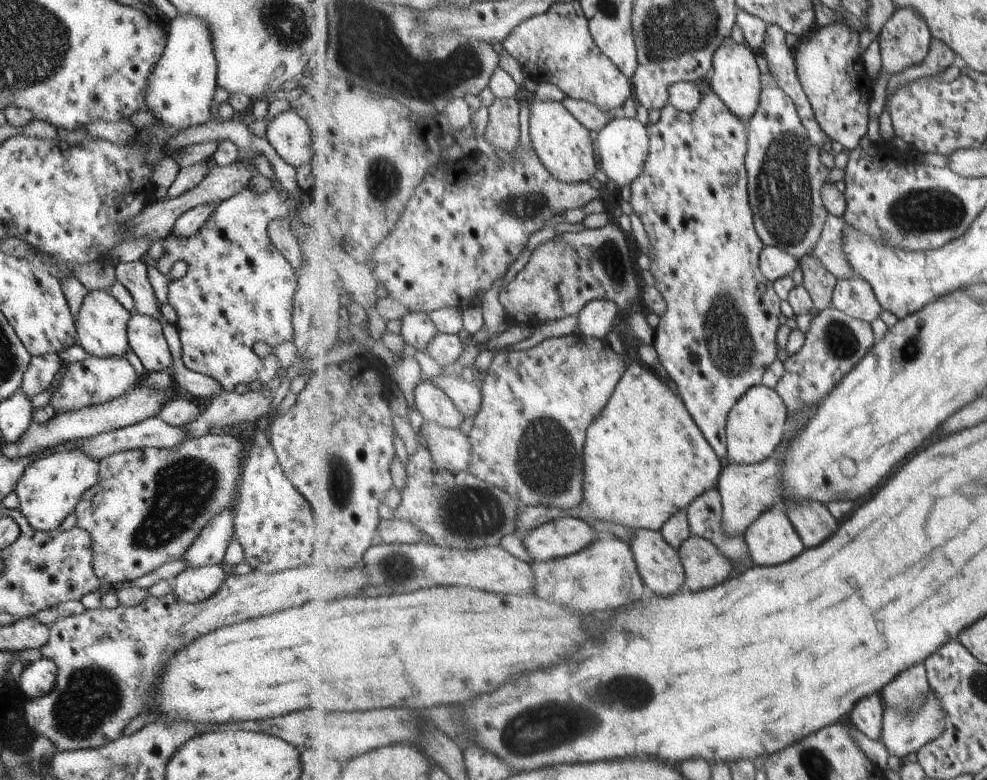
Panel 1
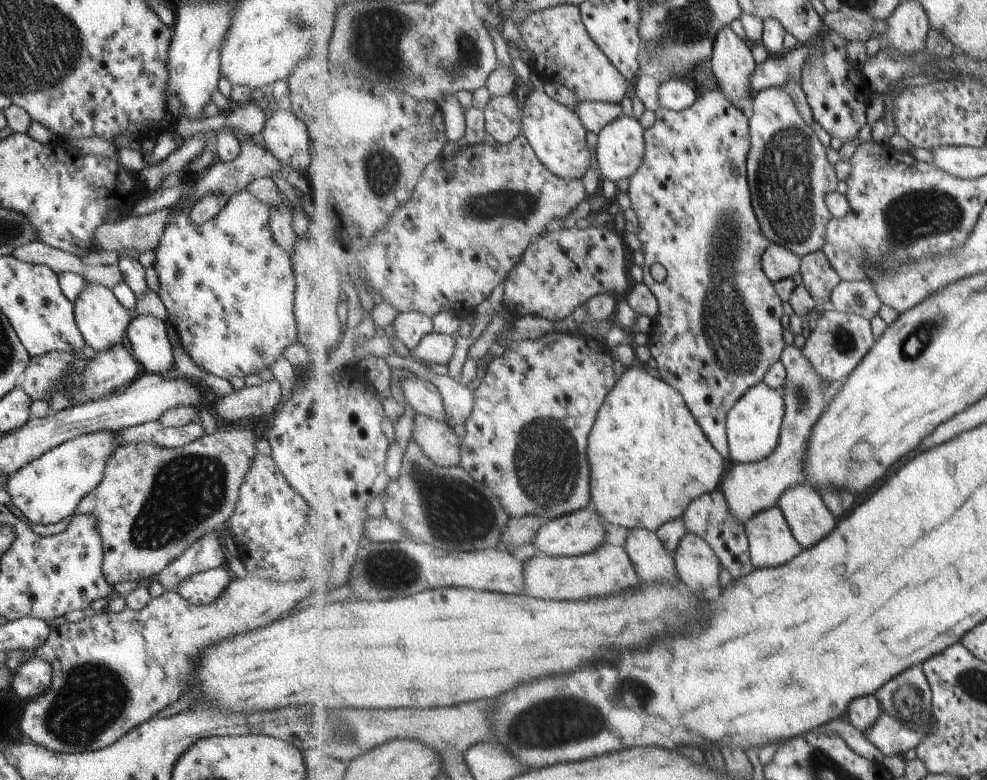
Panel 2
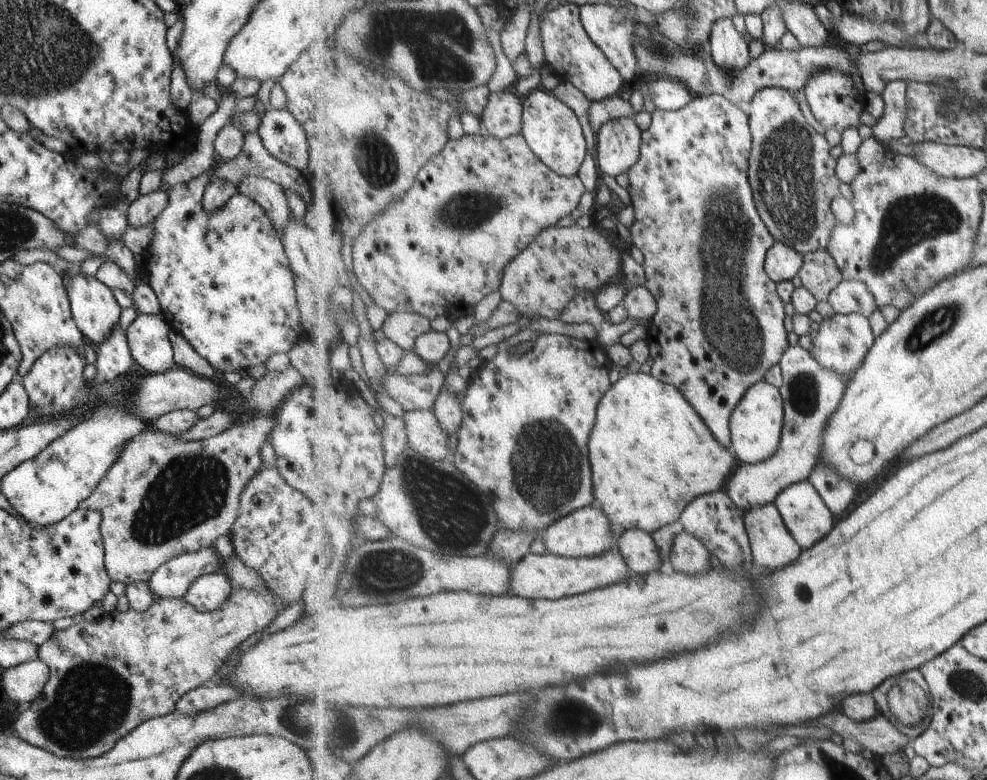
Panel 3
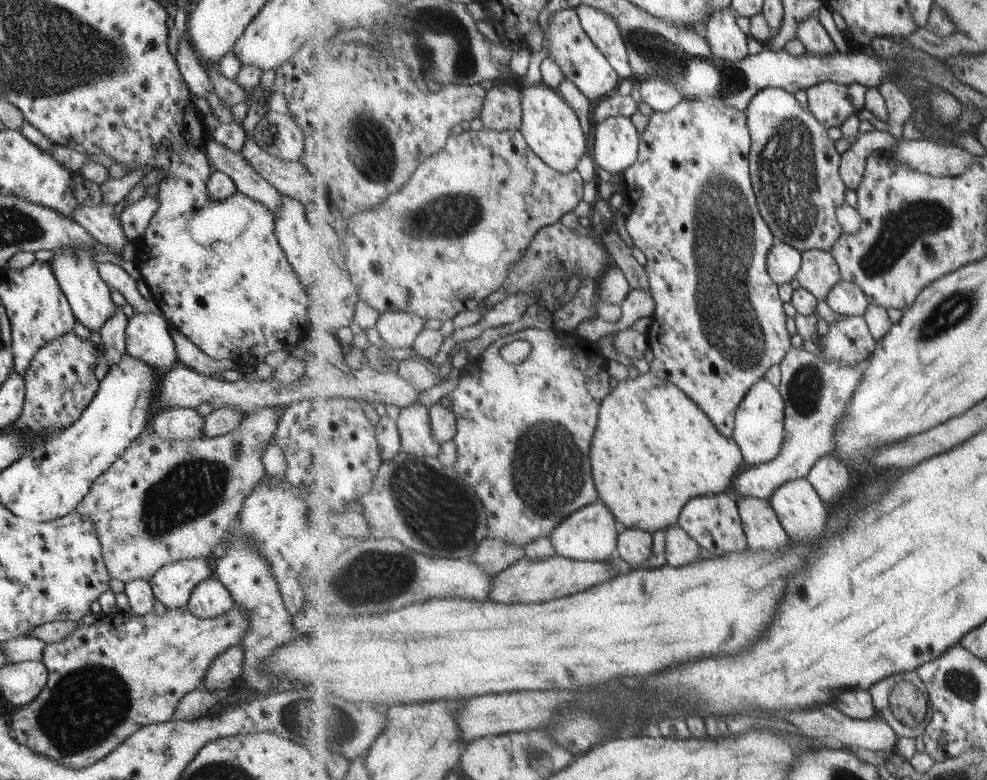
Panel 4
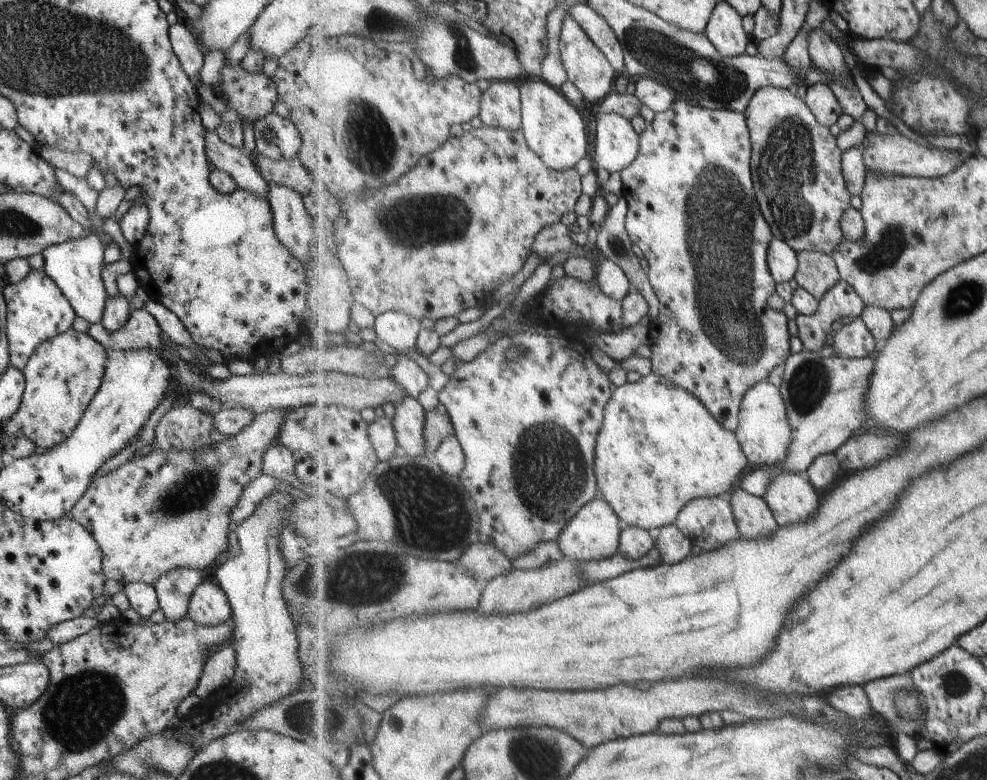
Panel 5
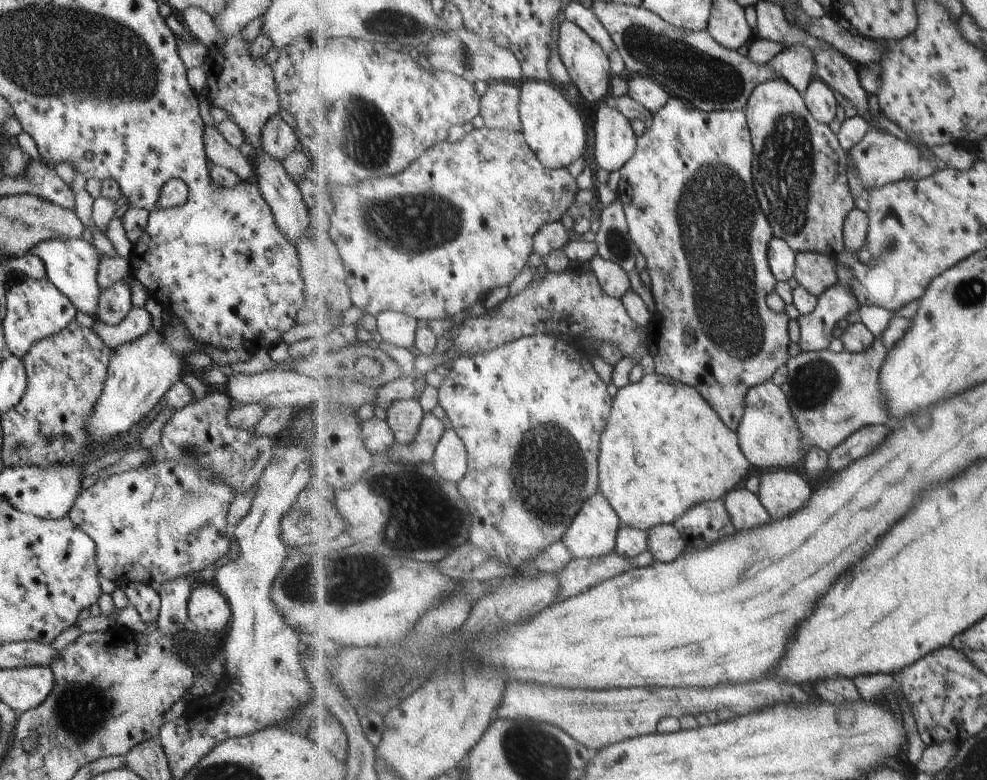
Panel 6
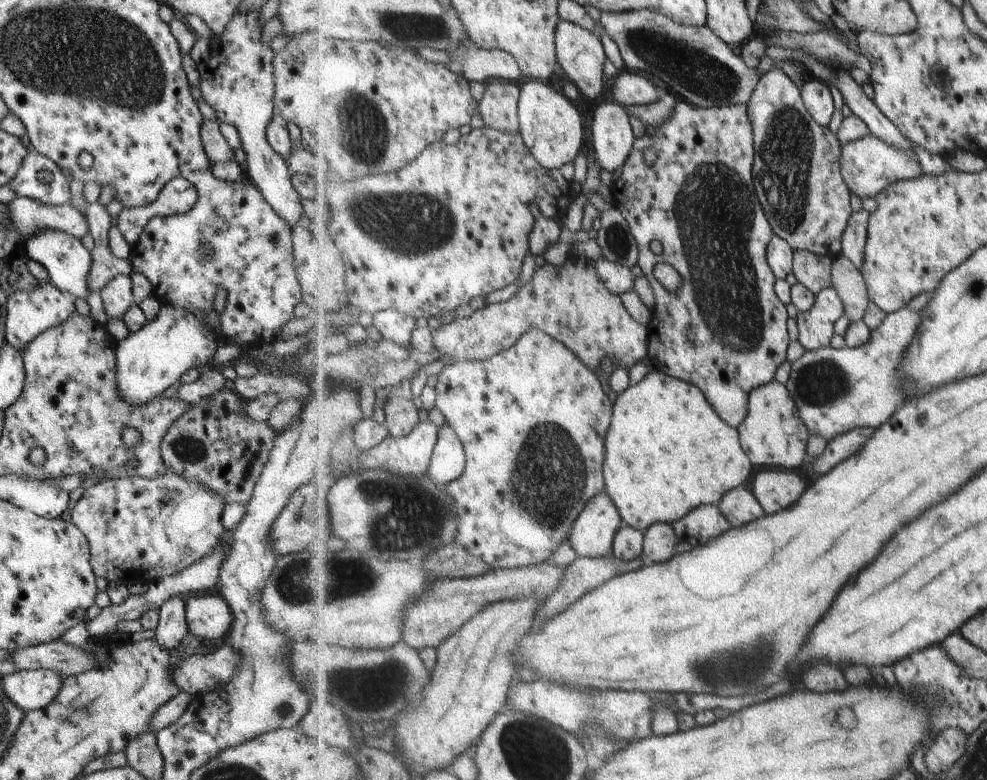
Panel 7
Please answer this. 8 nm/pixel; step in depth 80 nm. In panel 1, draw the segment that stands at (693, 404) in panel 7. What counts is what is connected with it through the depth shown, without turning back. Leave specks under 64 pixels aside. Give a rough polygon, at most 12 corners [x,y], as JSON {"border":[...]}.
{"border":[[630,362],[584,448],[593,518],[661,531],[721,460]]}

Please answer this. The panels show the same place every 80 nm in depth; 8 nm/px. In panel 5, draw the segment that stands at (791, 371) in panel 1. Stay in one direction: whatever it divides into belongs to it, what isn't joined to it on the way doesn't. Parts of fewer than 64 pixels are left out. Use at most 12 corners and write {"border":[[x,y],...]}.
{"border":[[861,317],[839,325],[833,348],[861,358],[878,349]]}

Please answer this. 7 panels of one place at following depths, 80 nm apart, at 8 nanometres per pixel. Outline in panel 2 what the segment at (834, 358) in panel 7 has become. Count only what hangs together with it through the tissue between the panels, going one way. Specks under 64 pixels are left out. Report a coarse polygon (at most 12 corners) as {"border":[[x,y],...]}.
{"border":[[787,345],[779,446],[736,463],[721,490],[743,524],[806,482],[808,442],[834,400],[802,348]]}

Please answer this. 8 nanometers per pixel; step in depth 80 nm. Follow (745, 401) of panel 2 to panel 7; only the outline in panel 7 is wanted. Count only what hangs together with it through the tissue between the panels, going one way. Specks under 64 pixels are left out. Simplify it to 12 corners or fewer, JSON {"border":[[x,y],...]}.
{"border":[[785,384],[753,390],[738,430],[755,466],[805,466],[810,434]]}

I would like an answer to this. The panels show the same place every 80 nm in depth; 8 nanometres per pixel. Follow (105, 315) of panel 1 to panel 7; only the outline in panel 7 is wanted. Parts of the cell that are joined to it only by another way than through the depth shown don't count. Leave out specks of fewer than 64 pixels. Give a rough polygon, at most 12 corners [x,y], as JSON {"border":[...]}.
{"border":[[57,232],[24,240],[26,257],[73,300],[89,295],[91,254]]}

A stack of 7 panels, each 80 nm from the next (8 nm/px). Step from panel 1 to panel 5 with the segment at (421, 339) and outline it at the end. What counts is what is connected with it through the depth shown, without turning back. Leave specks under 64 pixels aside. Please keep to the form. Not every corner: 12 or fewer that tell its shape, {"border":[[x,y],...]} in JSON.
{"border":[[403,311],[376,317],[386,352],[415,349],[420,319]]}

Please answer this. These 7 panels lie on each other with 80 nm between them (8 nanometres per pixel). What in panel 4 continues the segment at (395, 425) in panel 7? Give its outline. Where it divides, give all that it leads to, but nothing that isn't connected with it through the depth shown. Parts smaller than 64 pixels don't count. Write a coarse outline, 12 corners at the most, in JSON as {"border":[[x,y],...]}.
{"border":[[415,403],[396,421],[403,452],[432,457],[441,443],[429,424],[429,409]]}

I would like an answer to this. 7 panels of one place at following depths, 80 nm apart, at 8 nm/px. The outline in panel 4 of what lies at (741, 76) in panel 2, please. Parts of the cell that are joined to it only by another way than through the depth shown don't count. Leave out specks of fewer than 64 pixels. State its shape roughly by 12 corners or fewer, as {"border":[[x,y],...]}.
{"border":[[732,7],[707,22],[715,57],[729,62],[749,54],[751,36],[737,24]]}

